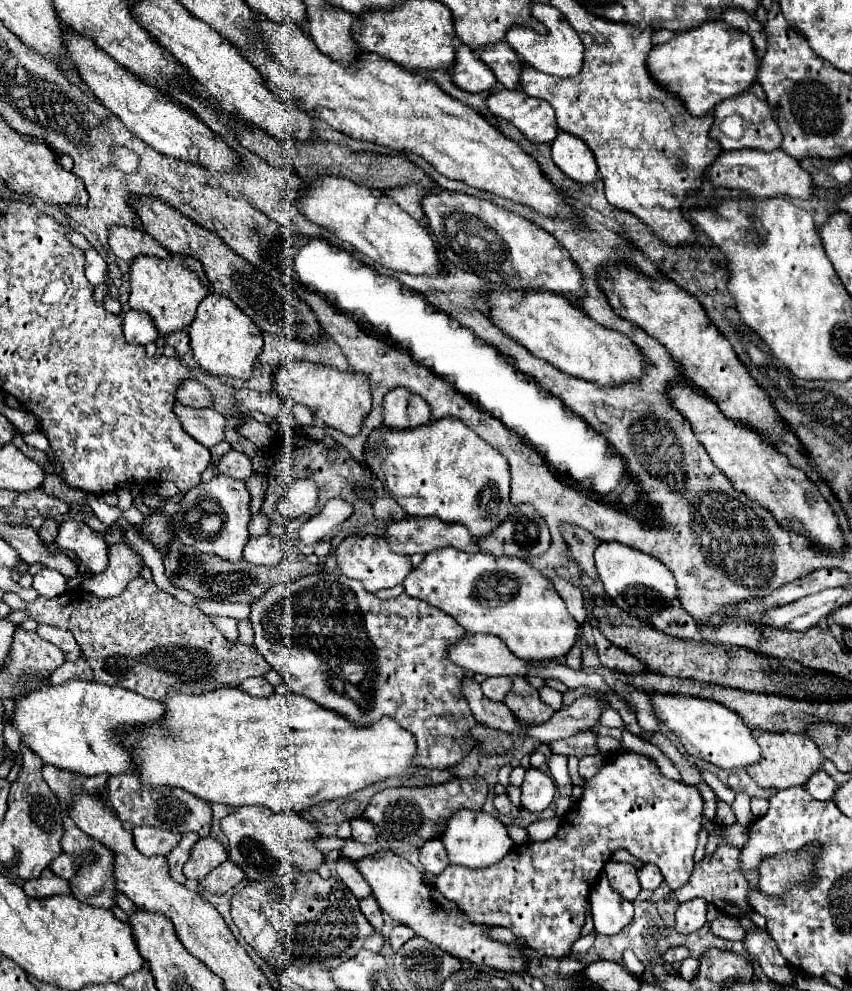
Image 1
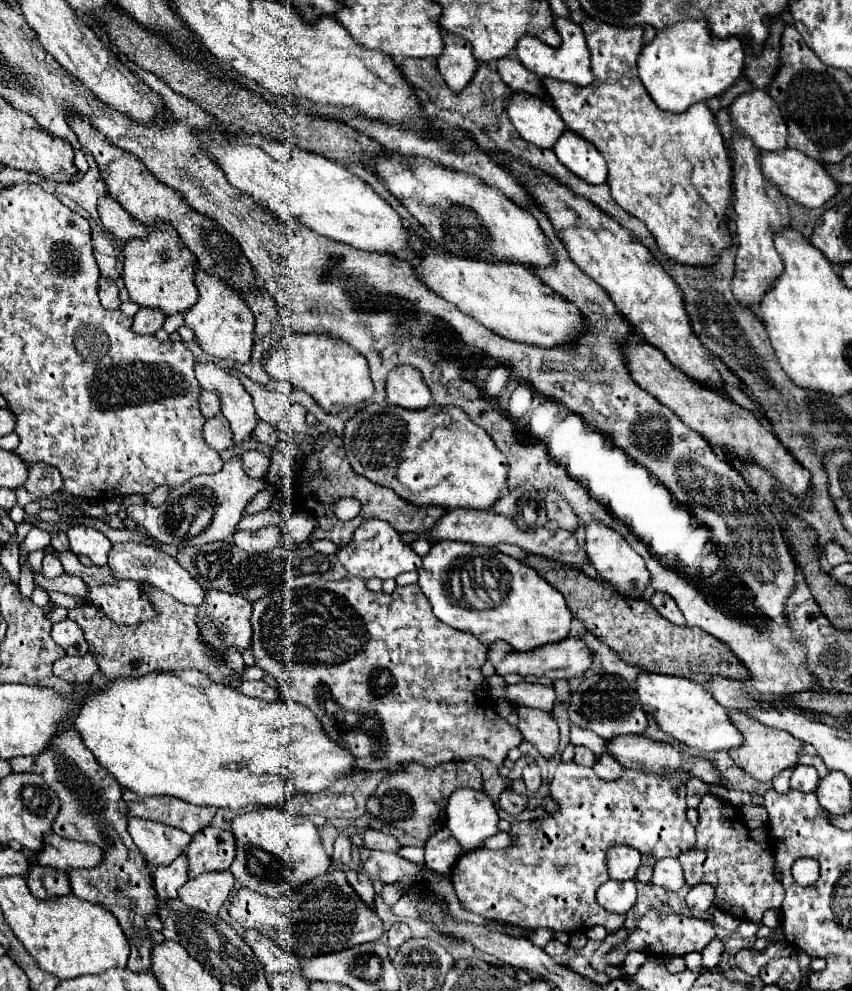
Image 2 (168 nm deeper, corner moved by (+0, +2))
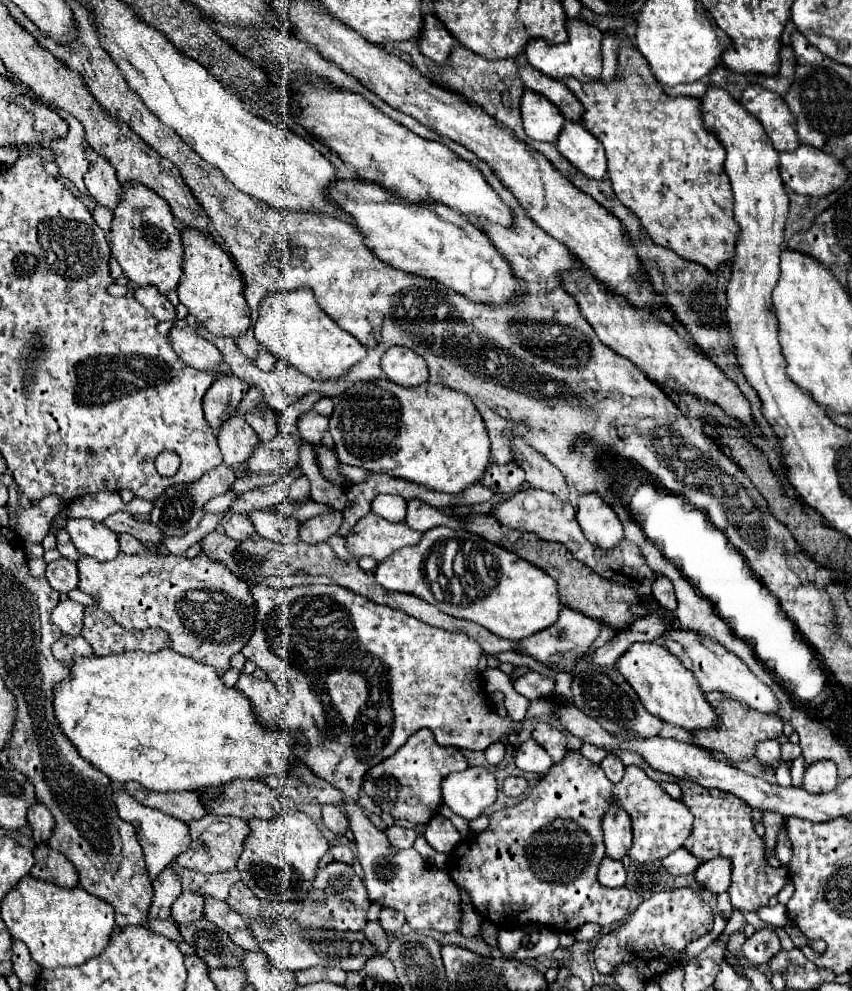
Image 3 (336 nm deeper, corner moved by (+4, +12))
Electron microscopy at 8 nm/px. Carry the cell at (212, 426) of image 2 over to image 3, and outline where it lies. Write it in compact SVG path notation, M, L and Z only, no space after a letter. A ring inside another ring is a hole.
M236 414L232 420L226 420L218 432L218 446L226 466L244 464L258 444L258 434L240 414Z

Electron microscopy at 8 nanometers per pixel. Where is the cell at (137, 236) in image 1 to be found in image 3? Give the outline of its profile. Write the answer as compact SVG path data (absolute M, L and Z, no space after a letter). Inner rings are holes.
M94 156L90 162L86 174L84 174L84 184L88 194L102 206L114 210L118 200L120 200L120 182L116 178L116 172L112 164L104 156Z

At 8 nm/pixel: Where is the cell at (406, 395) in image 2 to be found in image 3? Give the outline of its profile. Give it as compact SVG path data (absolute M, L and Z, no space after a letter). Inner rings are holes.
M392 346L382 356L382 370L400 386L420 386L428 382L428 368L424 358L404 346Z

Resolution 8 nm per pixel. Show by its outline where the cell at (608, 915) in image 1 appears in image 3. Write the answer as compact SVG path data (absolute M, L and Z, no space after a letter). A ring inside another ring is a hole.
M604 856L604 860L600 862L598 880L600 880L602 886L608 886L608 888L620 888L620 886L624 886L624 882L626 882L626 872L624 872L622 862Z

